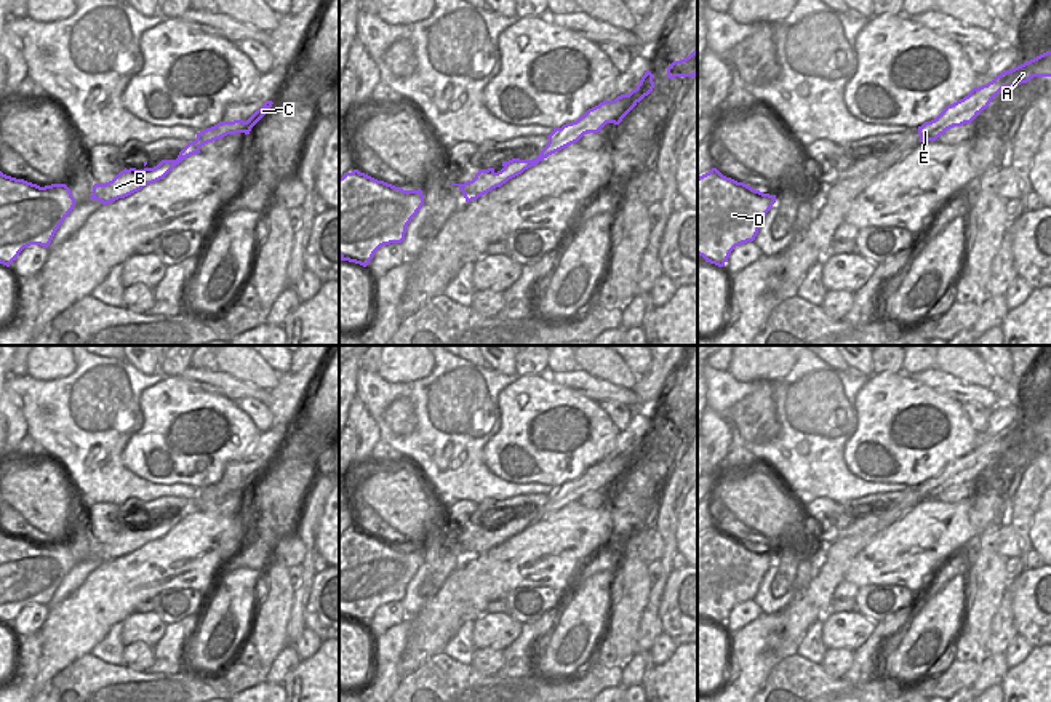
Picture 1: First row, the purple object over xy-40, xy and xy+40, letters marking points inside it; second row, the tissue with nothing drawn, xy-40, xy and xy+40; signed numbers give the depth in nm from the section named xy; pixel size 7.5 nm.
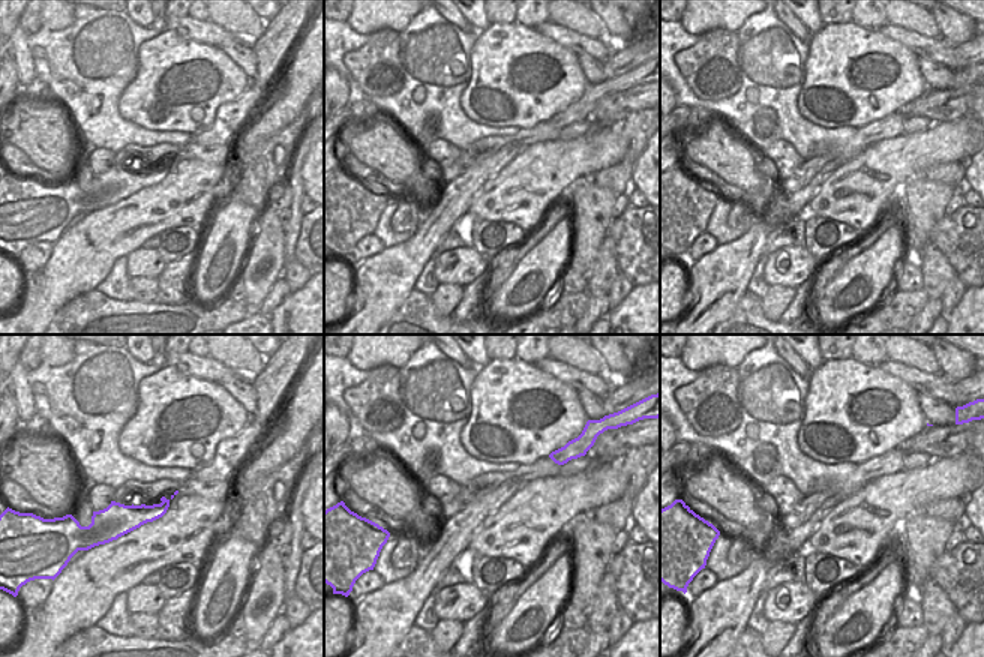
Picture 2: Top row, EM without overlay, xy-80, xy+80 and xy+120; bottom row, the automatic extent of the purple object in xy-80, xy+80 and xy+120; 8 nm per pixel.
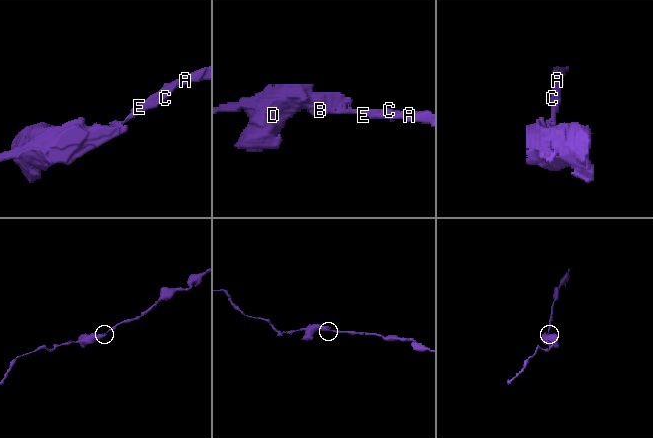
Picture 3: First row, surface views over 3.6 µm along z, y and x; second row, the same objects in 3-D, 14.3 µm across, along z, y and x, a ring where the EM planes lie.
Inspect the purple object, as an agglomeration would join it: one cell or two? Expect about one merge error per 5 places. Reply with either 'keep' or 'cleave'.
keep

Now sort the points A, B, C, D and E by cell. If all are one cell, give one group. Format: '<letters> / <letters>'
A B C D E

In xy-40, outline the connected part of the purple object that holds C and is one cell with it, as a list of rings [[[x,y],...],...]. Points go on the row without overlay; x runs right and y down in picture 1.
[[[266,459],[261,467],[258,467],[246,480],[234,478],[234,480],[219,480],[218,483],[206,486],[197,491],[197,497],[189,501],[178,513],[176,518],[162,518],[154,526],[144,528],[123,528],[112,539],[106,542],[94,542],[93,553],[90,558],[98,558],[102,563],[112,561],[118,556],[125,556],[138,548],[141,548],[147,542],[154,542],[163,537],[176,523],[179,523],[184,517],[200,512],[200,505],[221,497],[227,493],[245,491],[250,493],[251,486],[267,472],[272,465],[272,459]]]

